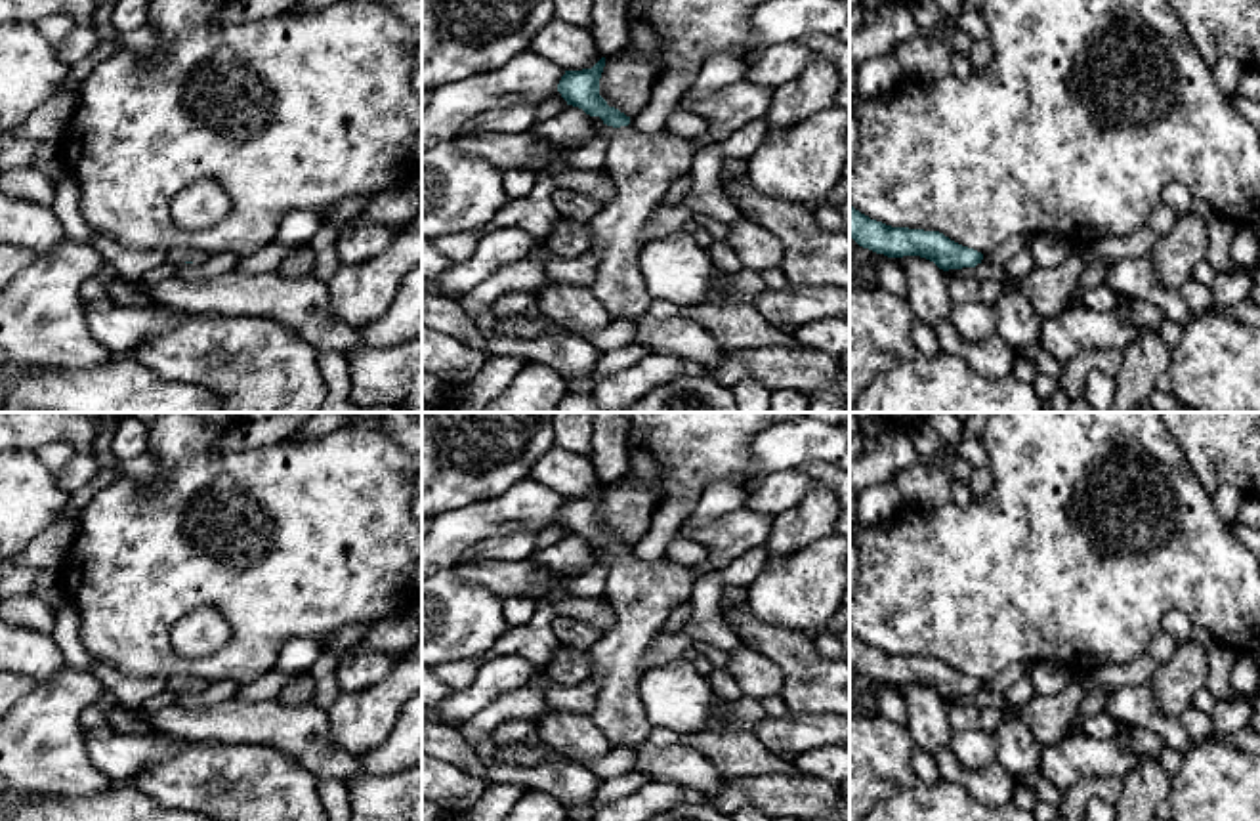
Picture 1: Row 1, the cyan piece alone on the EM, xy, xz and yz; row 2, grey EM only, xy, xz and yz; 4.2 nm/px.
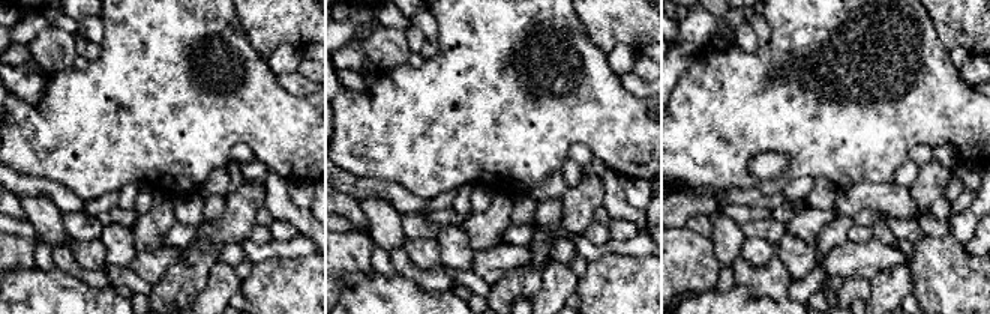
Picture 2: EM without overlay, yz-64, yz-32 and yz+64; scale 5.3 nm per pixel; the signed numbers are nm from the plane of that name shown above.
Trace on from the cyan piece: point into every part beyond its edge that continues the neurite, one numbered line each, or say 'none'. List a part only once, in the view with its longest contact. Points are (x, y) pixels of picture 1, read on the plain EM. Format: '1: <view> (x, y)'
1: xz (642, 592)

